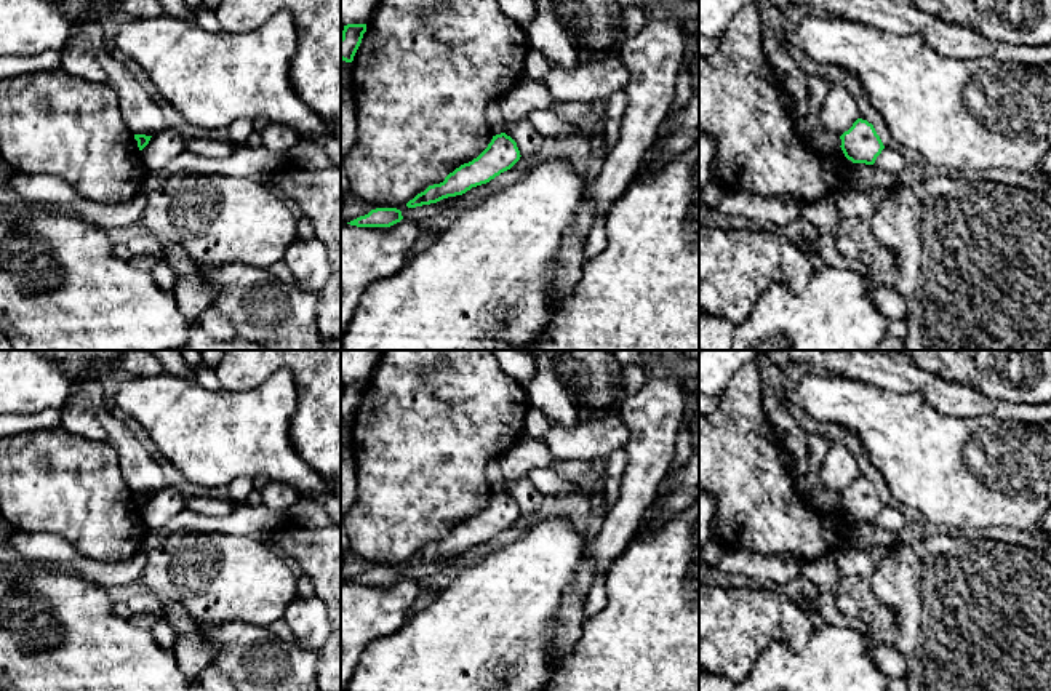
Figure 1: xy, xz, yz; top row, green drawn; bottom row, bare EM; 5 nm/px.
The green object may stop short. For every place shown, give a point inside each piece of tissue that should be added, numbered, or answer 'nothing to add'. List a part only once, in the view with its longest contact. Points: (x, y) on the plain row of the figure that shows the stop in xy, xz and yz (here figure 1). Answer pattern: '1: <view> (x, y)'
nothing to add

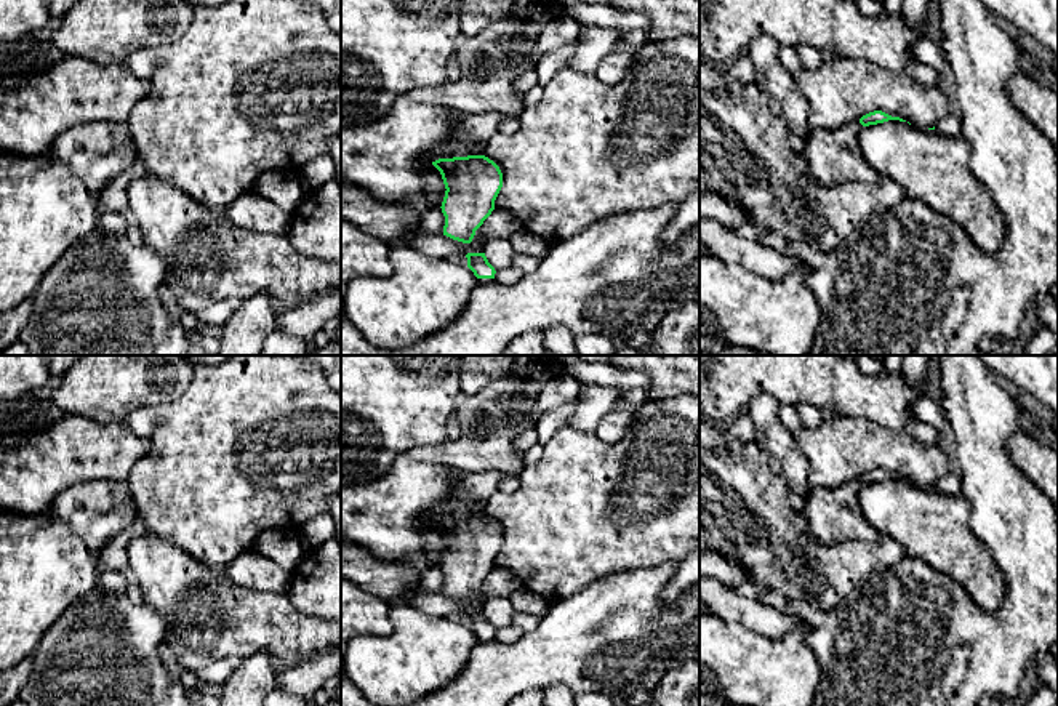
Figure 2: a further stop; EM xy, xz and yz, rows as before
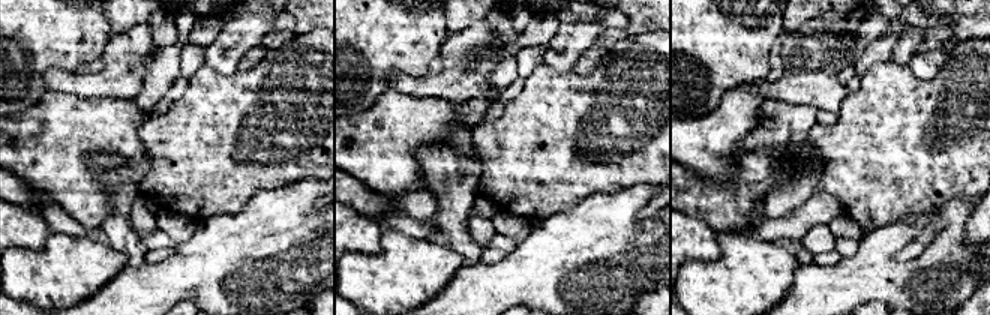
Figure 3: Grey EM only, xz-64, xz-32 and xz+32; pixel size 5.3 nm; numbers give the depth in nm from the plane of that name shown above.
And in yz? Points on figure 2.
1: yz (834, 514)

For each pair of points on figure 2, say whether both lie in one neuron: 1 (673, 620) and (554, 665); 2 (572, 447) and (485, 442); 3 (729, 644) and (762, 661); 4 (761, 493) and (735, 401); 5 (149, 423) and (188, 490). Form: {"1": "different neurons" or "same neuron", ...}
{"1": "same neuron", "2": "different neurons", "3": "same neuron", "4": "different neurons", "5": "same neuron"}

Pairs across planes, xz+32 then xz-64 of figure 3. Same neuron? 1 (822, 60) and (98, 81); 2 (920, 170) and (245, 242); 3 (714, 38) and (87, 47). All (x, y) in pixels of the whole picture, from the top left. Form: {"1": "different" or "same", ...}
{"1": "same", "2": "different", "3": "same"}

